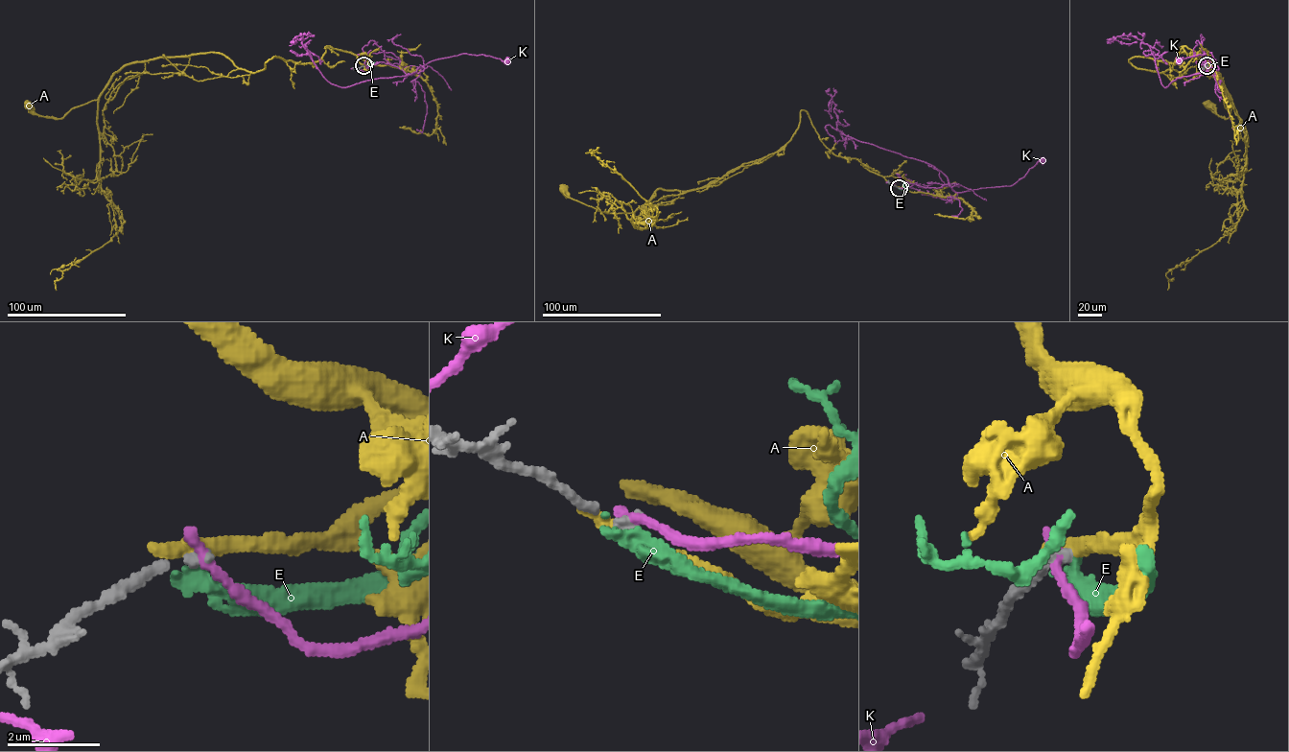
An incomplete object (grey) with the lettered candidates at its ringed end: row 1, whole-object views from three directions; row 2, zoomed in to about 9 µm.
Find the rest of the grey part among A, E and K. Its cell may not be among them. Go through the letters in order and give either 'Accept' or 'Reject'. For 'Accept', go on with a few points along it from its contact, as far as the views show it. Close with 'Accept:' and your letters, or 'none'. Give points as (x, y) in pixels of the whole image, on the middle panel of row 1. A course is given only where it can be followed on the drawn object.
A: Reject
E: Reject
K: Reject
Accept: none

